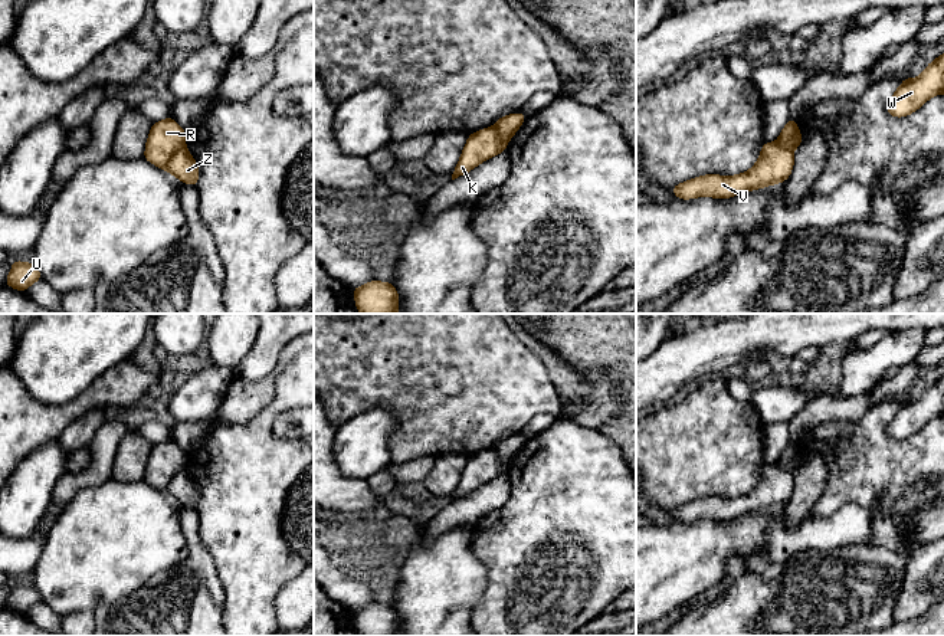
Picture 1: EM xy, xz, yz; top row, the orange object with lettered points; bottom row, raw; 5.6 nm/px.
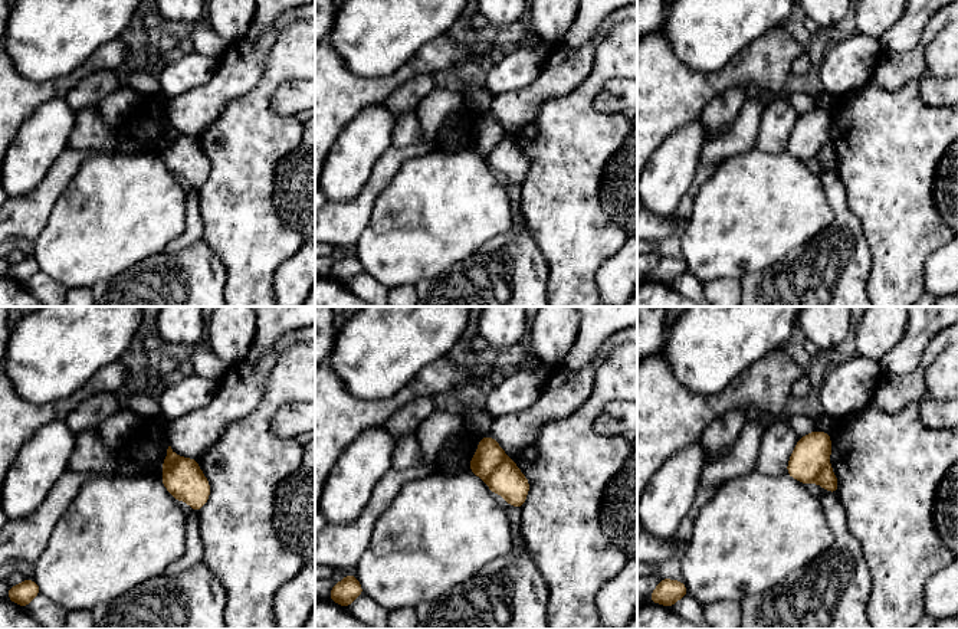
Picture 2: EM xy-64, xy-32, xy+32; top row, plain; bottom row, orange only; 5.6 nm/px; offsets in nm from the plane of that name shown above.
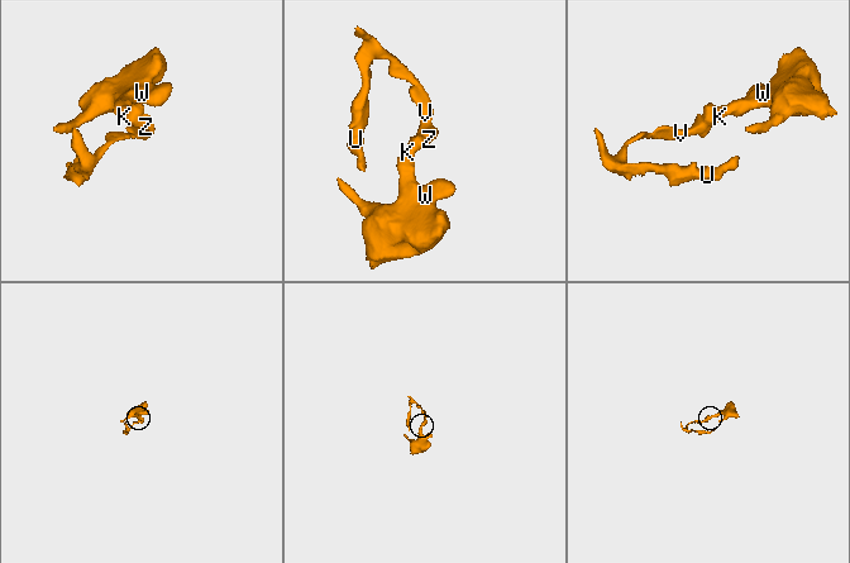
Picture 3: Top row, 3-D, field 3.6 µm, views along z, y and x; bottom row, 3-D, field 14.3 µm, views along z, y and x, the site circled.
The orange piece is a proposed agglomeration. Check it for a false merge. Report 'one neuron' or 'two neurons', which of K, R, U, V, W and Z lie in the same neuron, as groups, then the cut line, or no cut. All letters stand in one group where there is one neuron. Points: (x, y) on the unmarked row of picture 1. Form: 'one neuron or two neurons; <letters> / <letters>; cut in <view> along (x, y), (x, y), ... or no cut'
two neurons; K R W / U V Z; cut in xy along (183, 466), (164, 491)

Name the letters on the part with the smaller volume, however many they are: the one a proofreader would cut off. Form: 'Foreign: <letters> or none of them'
Foreign: U, V, Z

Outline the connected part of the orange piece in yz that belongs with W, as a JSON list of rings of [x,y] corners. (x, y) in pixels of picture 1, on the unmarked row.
[[[944,376],[928,386],[918,400],[907,400],[886,426],[886,435],[895,440],[908,439],[930,420],[944,416]]]

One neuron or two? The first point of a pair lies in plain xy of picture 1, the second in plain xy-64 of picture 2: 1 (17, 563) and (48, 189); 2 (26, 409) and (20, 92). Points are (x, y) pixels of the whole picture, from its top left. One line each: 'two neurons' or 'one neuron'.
1: one neuron
2: one neuron

